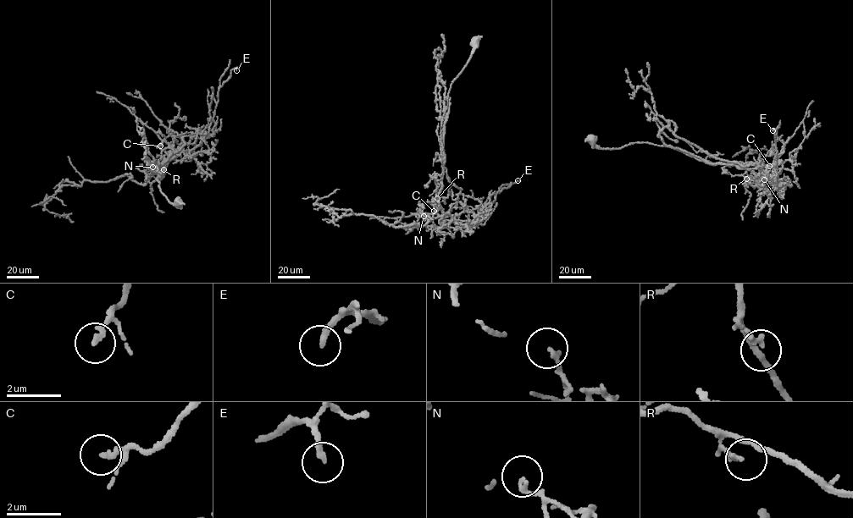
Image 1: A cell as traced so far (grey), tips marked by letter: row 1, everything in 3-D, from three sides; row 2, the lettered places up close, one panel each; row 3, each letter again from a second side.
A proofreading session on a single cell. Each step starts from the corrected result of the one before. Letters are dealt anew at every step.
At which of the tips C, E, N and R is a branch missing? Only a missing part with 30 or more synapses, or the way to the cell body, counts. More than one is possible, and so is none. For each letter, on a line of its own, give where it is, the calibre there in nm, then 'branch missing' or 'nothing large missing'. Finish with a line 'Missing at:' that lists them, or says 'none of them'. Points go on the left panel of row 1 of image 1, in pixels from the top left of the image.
C: place (160, 146); calibre 160 nm; nothing large missing
E: place (236, 70); calibre 200 nm; nothing large missing
N: place (152, 167); calibre 150 nm; nothing large missing
R: place (163, 169); calibre 160 nm; nothing large missing
Missing at: none of them

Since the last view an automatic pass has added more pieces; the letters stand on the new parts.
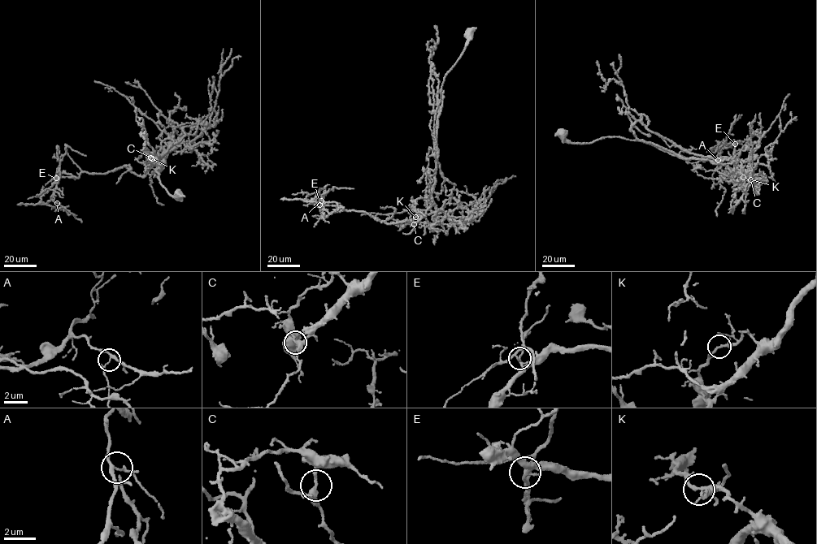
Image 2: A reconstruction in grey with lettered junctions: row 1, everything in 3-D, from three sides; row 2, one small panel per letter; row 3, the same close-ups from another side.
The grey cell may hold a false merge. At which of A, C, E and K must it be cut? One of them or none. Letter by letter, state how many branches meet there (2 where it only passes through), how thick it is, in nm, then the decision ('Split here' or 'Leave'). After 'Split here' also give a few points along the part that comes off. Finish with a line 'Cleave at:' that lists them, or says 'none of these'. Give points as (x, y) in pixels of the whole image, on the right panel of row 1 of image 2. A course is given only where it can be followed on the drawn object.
A: Branches: 3. Thickness 170 nm. Leave
C: Branches: 3. Thickness 240 nm. Leave
E: Branches: 3. Thickness 160 nm. Split here. Course of the part to remove: (735, 144), (725, 143), (718, 150), (711, 189)
K: Branches: 3. Thickness 170 nm. Leave
Cleave at: E

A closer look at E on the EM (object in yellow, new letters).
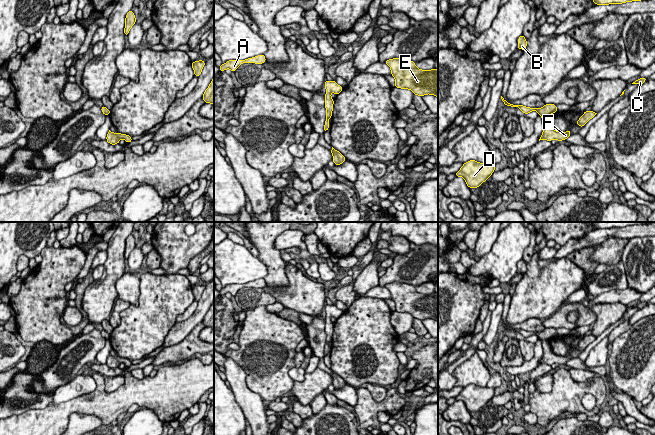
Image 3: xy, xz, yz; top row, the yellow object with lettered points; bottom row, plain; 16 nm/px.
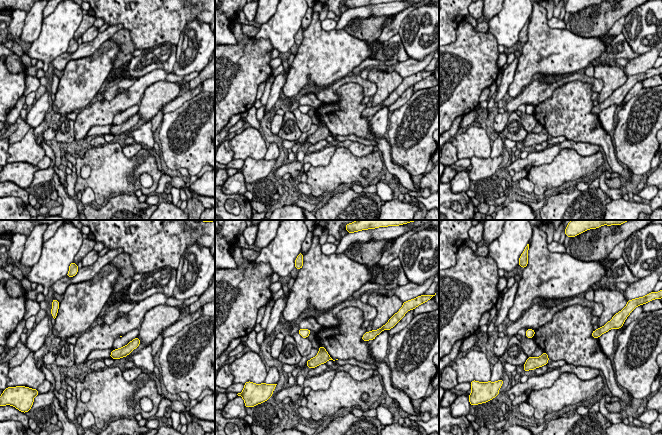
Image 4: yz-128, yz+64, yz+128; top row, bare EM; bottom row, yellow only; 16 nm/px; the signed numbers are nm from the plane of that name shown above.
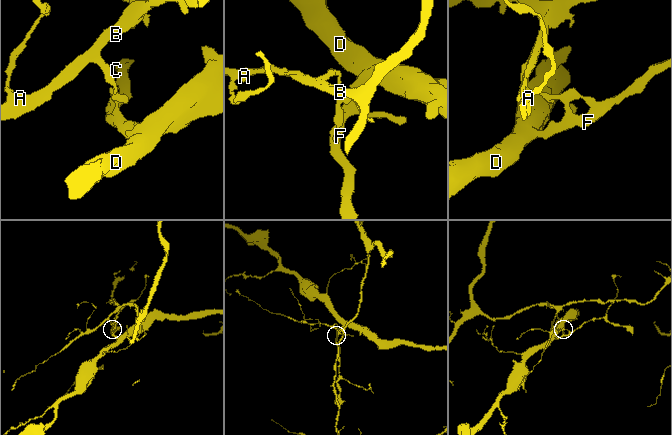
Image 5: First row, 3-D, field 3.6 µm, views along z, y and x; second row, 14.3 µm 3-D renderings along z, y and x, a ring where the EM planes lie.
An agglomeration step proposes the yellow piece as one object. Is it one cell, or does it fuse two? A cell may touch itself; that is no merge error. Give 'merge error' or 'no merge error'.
merge error

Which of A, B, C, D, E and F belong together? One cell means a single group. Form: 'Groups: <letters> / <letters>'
Groups: A B / C D E F

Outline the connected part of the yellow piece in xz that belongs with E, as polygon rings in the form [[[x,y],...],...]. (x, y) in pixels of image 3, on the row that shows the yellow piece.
[[[393,58],[386,60],[391,74],[395,78],[395,87],[409,89],[415,95],[434,95],[438,98],[438,69],[422,70],[415,62]]]

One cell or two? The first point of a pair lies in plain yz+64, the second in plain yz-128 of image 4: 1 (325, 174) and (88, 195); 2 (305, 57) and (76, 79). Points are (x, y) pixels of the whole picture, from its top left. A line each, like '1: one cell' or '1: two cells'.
1: two cells
2: one cell

